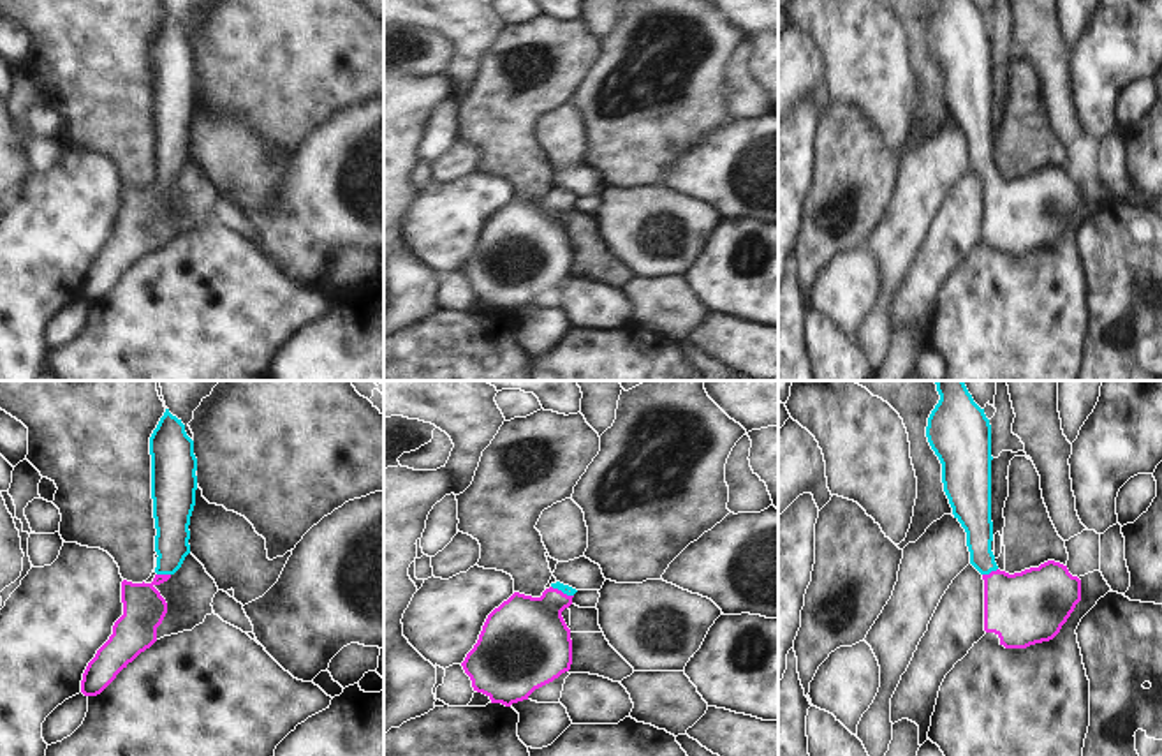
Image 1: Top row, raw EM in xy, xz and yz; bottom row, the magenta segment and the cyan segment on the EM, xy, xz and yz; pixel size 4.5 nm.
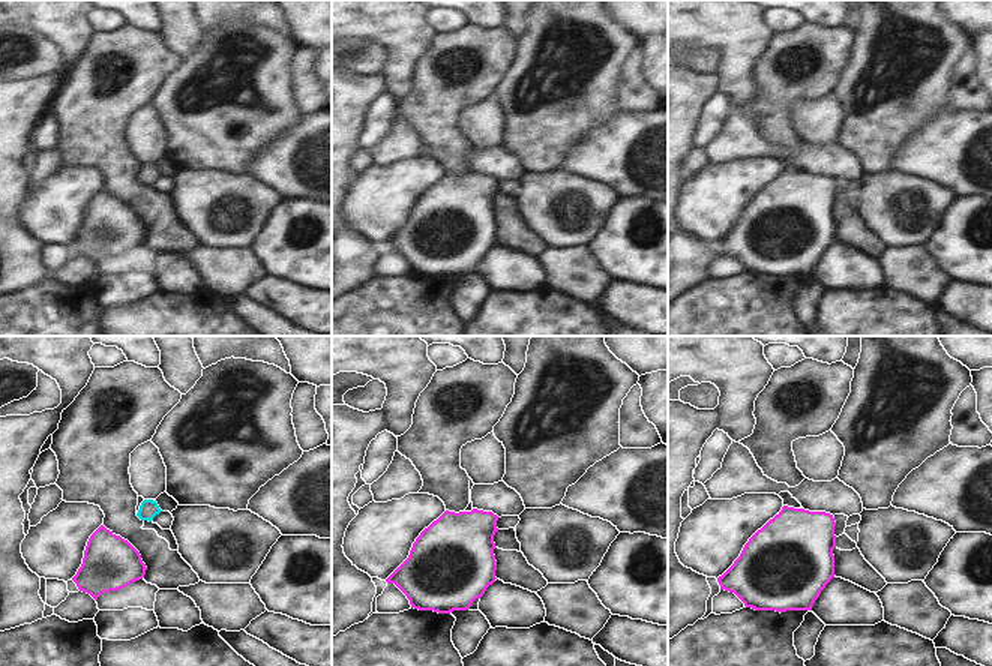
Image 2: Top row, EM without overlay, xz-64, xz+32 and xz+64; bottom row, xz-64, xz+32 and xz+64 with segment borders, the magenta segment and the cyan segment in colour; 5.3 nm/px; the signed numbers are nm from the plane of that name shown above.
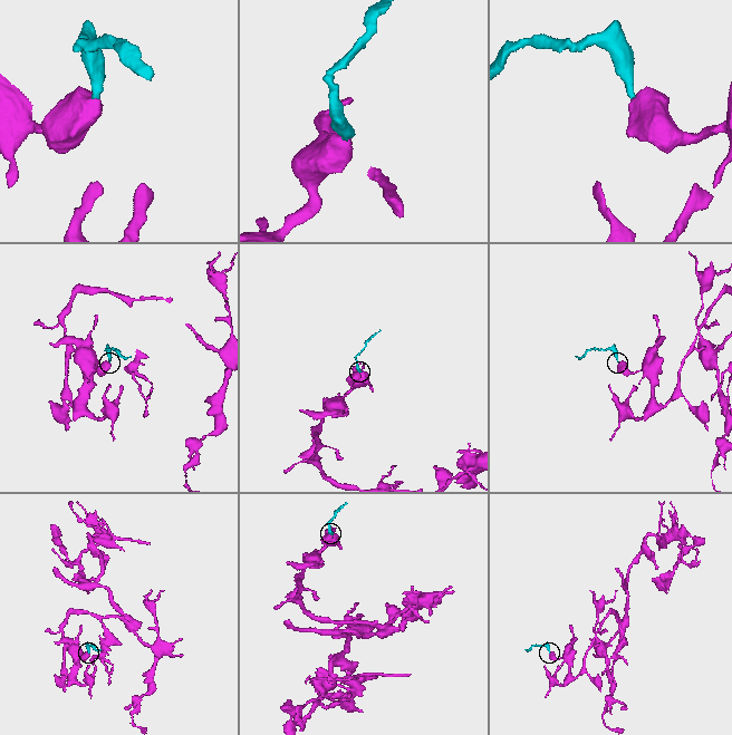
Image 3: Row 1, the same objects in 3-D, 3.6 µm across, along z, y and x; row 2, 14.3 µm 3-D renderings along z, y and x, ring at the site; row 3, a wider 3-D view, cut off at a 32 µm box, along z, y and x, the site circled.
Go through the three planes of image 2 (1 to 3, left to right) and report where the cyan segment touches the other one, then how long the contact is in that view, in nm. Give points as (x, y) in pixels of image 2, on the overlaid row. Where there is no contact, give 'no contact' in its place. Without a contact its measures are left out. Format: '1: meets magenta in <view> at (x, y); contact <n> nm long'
1: no contact
2: no contact
3: no contact

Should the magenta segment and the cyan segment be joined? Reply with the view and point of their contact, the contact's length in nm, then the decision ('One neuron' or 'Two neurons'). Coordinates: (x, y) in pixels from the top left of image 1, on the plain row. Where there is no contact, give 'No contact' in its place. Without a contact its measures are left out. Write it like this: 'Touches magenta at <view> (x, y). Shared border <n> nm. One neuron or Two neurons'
Touches magenta at xz (560, 196). Shared border 120 nm. One neuron

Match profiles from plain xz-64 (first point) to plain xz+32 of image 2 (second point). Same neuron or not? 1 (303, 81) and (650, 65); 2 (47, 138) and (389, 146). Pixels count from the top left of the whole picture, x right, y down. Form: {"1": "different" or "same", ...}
{"1": "different", "2": "different"}

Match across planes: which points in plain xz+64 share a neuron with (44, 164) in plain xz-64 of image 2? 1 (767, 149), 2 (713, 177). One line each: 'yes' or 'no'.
1: yes
2: no

